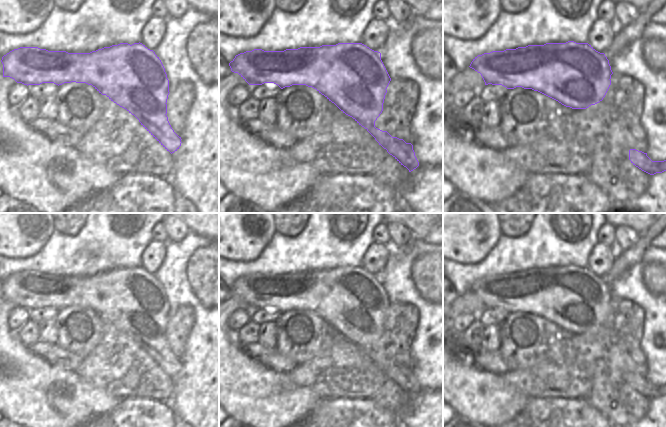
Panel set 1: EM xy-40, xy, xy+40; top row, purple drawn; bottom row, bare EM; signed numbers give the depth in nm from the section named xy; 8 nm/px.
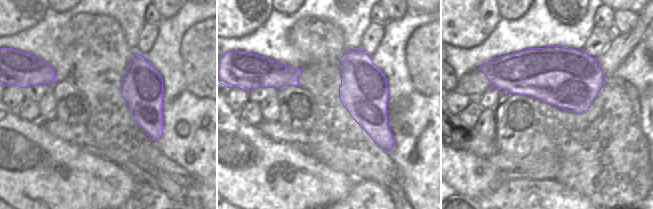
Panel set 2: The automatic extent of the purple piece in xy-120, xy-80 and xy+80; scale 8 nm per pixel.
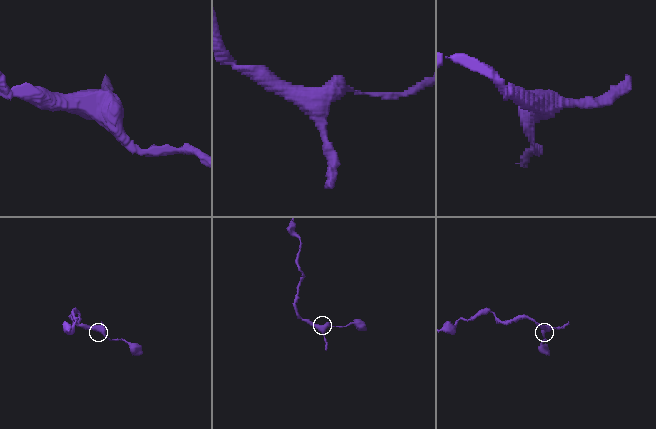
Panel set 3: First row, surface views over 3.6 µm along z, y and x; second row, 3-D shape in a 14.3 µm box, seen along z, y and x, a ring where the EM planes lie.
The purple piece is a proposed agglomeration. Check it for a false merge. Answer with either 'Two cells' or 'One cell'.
One cell

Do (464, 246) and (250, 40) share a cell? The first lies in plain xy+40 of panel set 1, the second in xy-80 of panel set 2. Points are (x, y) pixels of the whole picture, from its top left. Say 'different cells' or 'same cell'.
different cells

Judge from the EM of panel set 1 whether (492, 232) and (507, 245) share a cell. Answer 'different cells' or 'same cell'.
different cells

